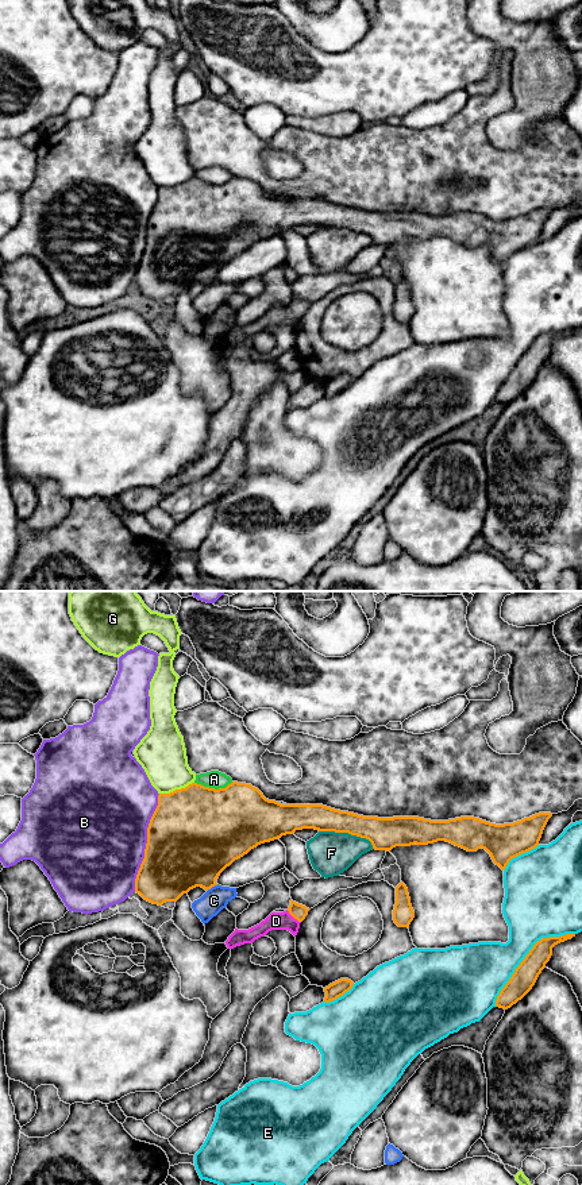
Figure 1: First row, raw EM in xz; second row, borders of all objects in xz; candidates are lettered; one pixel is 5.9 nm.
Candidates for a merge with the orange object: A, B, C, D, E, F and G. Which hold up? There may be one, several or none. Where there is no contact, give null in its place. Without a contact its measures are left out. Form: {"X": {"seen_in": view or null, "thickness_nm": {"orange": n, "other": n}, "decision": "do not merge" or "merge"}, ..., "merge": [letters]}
{"A": {"seen_in": "xz", "thickness_nm": {"orange": 500, "other": 110}, "decision": "do not merge"}, "B": {"seen_in": "xz", "thickness_nm": {"orange": 500, "other": 480}, "decision": "do not merge"}, "C": {"seen_in": "xz", "thickness_nm": {"orange": 440, "other": 150}, "decision": "do not merge"}, "D": {"seen_in": "xz", "thickness_nm": {"orange": 90, "other": 110}, "decision": "merge"}, "E": {"seen_in": "xz", "thickness_nm": {"orange": 140, "other": 300}, "decision": "do not merge"}, "F": {"seen_in": "xz", "thickness_nm": {"orange": 190, "other": 260}, "decision": "do not merge"}, "G": {"seen_in": "xz", "thickness_nm": {"orange": 500, "other": 280}, "decision": "do not merge"}, "merge": ["D"]}

